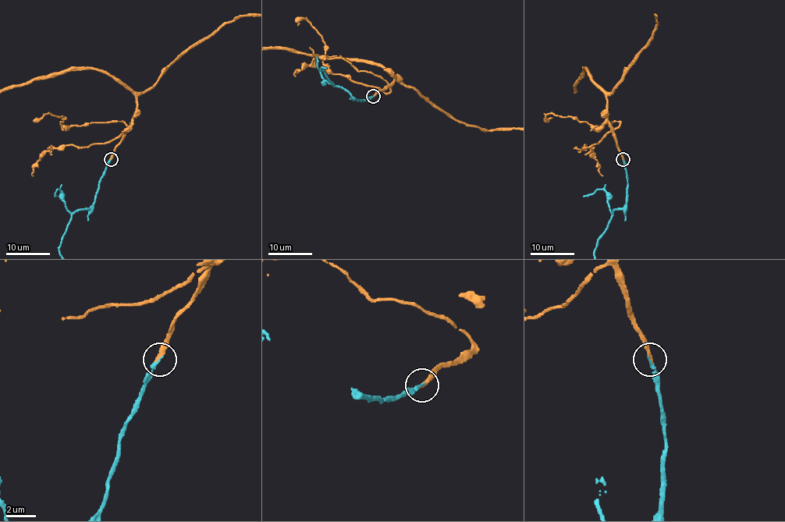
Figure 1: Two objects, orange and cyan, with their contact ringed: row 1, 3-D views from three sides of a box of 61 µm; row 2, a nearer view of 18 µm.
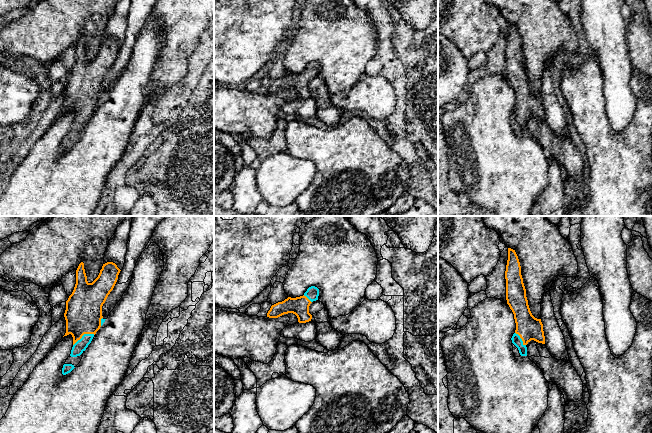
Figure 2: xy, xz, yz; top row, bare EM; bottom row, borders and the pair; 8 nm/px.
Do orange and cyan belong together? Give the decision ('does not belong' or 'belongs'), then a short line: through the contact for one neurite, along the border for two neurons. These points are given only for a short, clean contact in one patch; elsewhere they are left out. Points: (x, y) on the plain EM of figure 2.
belongs

